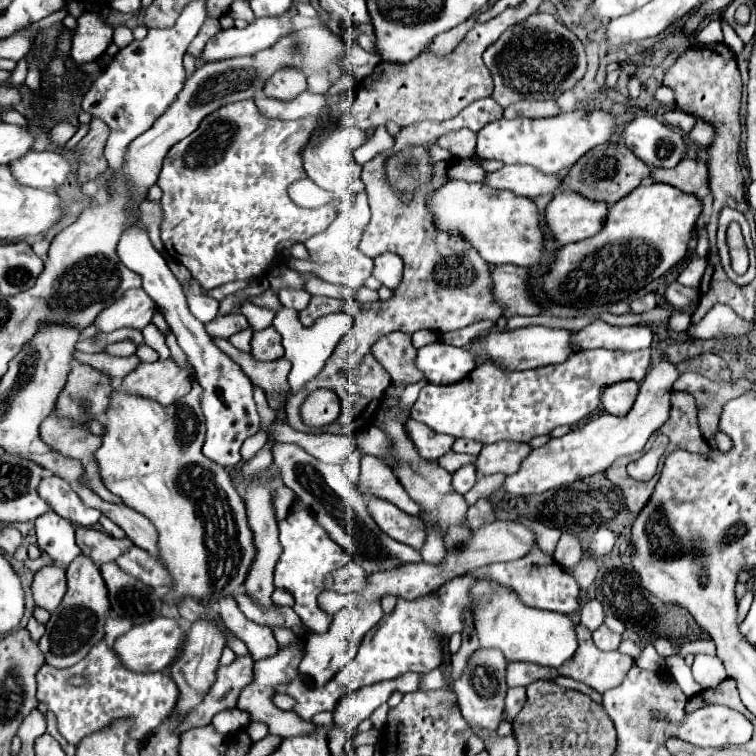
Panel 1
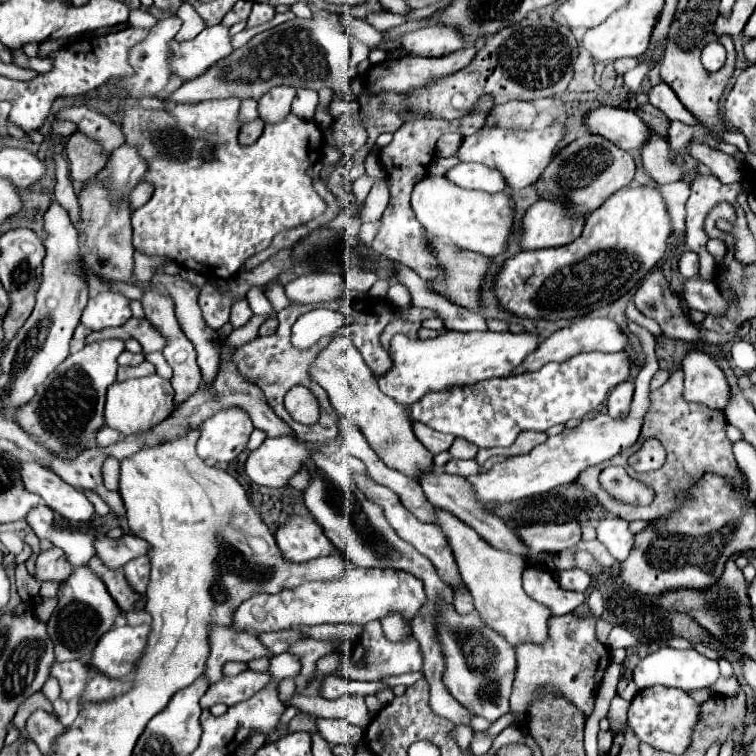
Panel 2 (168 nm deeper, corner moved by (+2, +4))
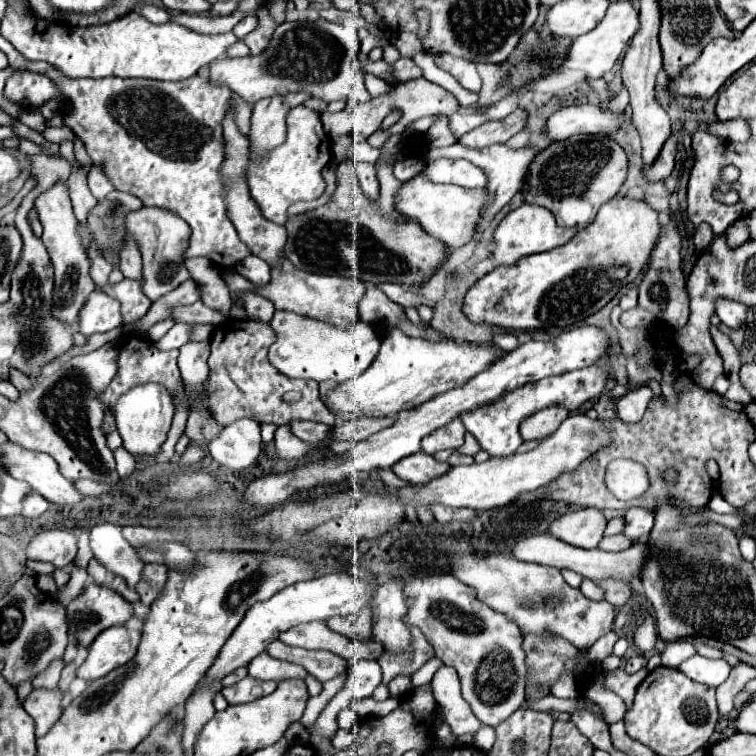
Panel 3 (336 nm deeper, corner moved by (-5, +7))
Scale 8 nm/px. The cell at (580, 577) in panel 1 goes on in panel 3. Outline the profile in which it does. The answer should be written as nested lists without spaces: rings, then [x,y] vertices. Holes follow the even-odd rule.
[[[616,534],[616,536],[606,536],[606,538],[602,538],[602,540],[600,540],[600,544],[598,544],[598,548],[602,548],[602,550],[614,550],[614,552],[620,552],[620,550],[628,548],[630,544],[632,544],[632,542],[630,542],[630,540],[626,540],[626,536]]]

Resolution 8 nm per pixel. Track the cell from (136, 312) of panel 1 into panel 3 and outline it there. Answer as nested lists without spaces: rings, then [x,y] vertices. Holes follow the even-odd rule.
[[[92,292],[92,296],[88,296],[88,300],[80,312],[78,330],[84,336],[90,336],[96,332],[108,332],[122,324],[124,324],[124,320],[122,320],[120,302],[104,292]]]

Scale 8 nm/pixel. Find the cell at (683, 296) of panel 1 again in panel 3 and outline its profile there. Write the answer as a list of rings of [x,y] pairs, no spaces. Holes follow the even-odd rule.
[[[716,298],[716,314],[718,318],[730,326],[730,328],[740,328],[742,324],[746,324],[746,306],[736,302],[736,300],[728,300],[728,298]]]

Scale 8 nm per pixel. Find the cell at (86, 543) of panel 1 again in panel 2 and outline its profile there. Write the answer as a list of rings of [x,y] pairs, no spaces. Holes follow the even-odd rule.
[[[123,535],[121,539],[109,539],[109,537],[99,537],[95,543],[97,557],[103,561],[105,567],[109,569],[121,569],[129,559],[137,559],[141,555],[149,553],[149,543],[145,539],[137,539],[135,535]]]

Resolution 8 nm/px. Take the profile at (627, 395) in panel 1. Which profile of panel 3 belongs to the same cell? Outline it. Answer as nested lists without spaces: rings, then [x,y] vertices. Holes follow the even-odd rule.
[[[646,384],[632,386],[630,392],[626,396],[622,396],[622,398],[618,398],[618,402],[616,402],[618,418],[622,422],[638,422],[638,420],[642,420],[642,416],[646,412],[646,406],[650,402],[650,396],[654,396],[654,394]]]

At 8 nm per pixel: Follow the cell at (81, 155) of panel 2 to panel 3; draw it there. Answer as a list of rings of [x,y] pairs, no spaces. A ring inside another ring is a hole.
[[[78,136],[74,138],[74,156],[76,156],[76,160],[78,160],[82,166],[92,166],[92,164],[94,164],[92,158],[88,156],[88,152],[86,152],[84,142],[82,142]]]

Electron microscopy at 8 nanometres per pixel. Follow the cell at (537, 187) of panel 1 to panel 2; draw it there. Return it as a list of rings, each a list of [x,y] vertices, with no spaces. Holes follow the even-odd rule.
[[[459,163],[459,165],[451,167],[445,173],[445,177],[463,189],[479,189],[479,191],[487,191],[487,193],[497,193],[497,191],[507,189],[507,183],[503,179],[501,171],[485,167],[481,163]]]

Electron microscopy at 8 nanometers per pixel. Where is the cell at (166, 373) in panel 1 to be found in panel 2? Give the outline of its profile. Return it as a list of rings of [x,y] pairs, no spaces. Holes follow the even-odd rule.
[[[149,375],[141,379],[127,379],[123,383],[113,383],[107,389],[107,403],[105,403],[105,421],[109,427],[117,429],[123,435],[135,435],[139,431],[147,431],[169,417],[173,411],[173,387],[167,379],[159,375]]]

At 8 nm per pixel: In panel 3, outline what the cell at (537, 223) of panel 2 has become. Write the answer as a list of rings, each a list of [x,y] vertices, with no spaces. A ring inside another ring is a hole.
[[[522,204],[514,212],[510,212],[496,228],[496,232],[494,232],[496,248],[492,252],[492,260],[496,266],[508,266],[508,264],[514,264],[522,256],[558,248],[558,246],[570,242],[574,238],[574,234],[576,234],[576,230],[572,230],[572,228],[558,228],[556,218],[552,216],[552,212],[548,212],[548,208],[536,206],[536,204]]]

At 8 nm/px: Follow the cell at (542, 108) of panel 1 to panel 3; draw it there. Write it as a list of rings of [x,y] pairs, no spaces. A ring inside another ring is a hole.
[[[516,108],[512,114],[508,114],[502,120],[490,120],[472,132],[464,134],[460,142],[468,148],[484,148],[488,144],[498,144],[510,140],[514,134],[518,134],[528,120],[528,112],[524,108]]]

